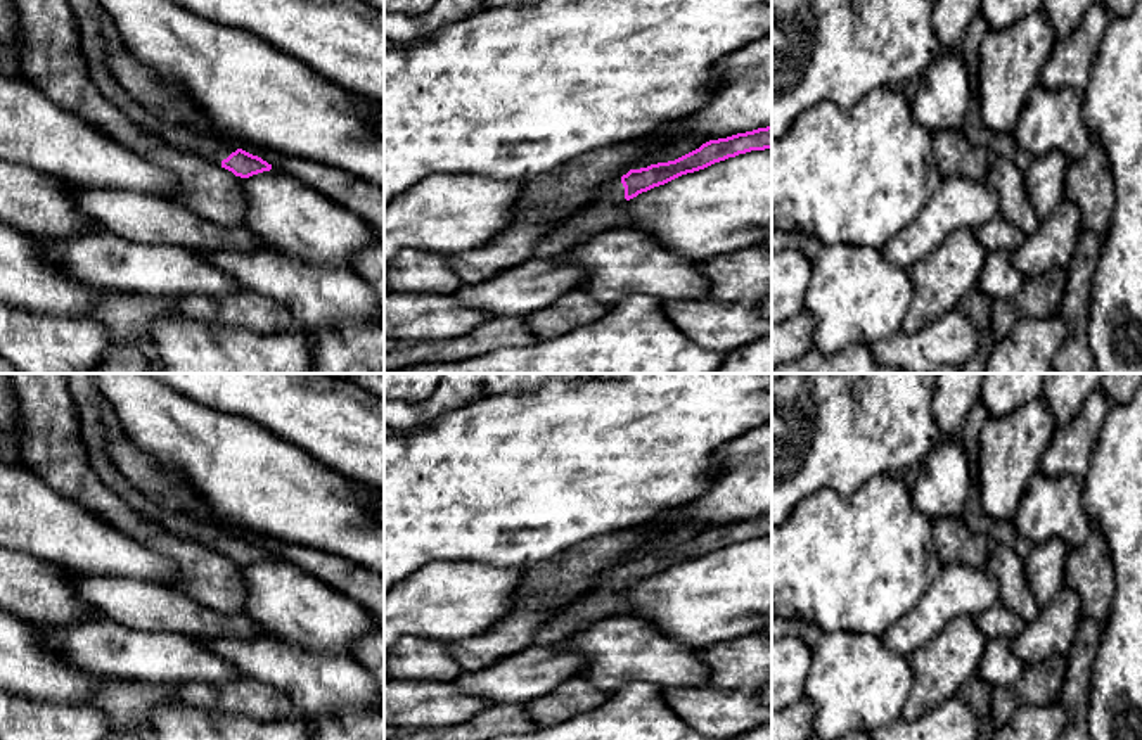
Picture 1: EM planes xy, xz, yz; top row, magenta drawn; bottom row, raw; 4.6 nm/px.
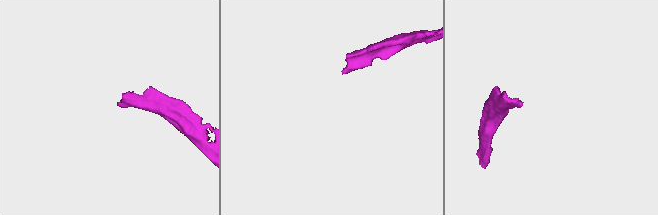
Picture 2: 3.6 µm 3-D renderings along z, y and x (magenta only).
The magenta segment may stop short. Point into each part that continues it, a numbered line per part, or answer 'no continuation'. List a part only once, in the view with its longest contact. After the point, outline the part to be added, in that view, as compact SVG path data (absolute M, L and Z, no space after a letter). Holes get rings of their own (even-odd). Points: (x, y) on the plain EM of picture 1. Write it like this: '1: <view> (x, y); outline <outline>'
1: xz (608, 599); outline M621 565L606 571L595 588L555 614L535 633L535 643L547 645L585 631L597 621L626 616L626 586Z

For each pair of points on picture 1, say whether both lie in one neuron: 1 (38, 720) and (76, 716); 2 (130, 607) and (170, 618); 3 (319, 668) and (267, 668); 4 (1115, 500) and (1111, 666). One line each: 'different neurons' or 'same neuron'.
1: same neuron
2: same neuron
3: same neuron
4: same neuron

